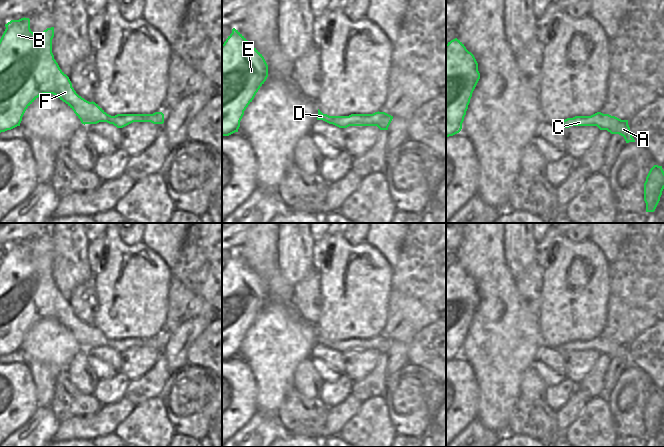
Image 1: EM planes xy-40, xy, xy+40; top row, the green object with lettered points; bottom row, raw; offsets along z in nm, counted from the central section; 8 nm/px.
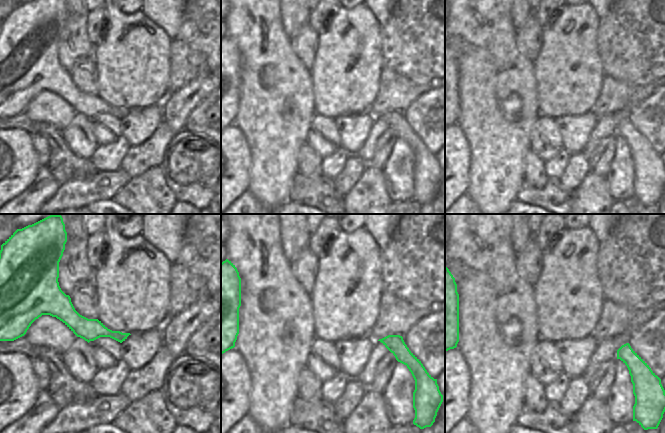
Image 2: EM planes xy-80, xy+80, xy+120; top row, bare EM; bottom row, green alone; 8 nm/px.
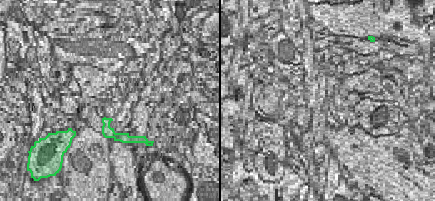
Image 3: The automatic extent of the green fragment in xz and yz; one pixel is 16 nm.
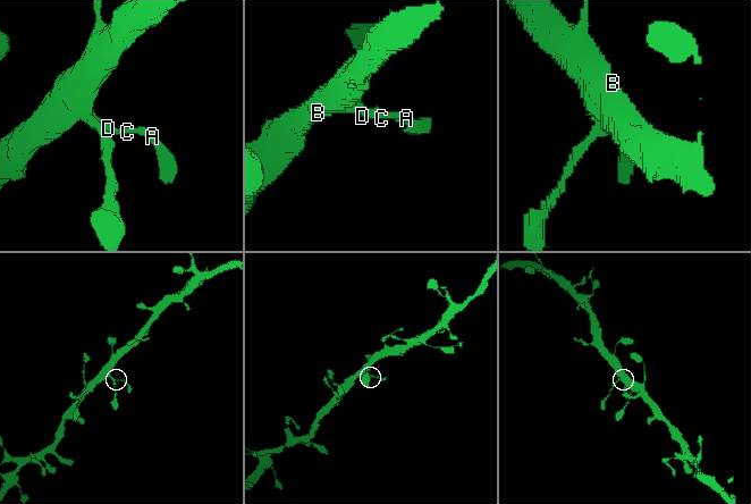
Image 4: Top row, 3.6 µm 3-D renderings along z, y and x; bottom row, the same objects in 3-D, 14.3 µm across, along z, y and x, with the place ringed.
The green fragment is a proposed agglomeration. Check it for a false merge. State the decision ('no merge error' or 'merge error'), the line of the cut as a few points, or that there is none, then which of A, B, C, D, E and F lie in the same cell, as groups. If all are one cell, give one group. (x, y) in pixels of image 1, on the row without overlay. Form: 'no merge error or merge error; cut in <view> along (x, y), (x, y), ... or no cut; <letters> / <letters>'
no merge error; no cut; A B C D E F

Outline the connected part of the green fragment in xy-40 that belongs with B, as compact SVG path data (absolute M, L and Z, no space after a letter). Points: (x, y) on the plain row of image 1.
M25 241L11 244L5 251L0 263L0 357L20 350L26 333L43 318L53 318L65 326L84 349L107 346L117 352L123 352L133 346L164 347L162 336L111 340L95 326L89 326L79 320L72 311L69 301L54 283L52 277L54 251L33 257L30 253L30 243Z

